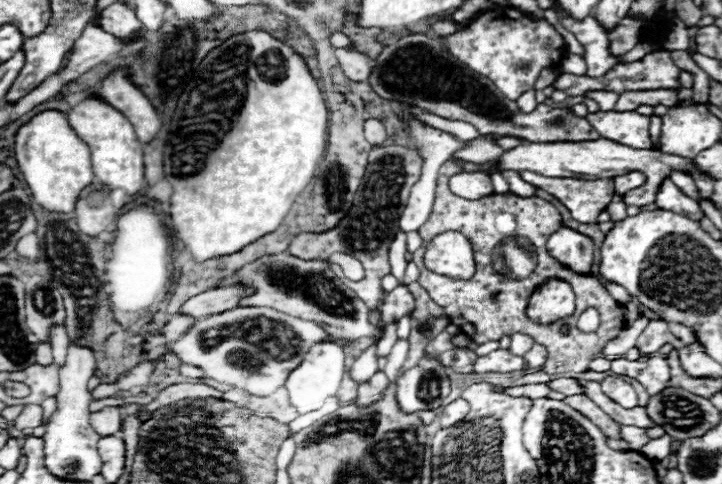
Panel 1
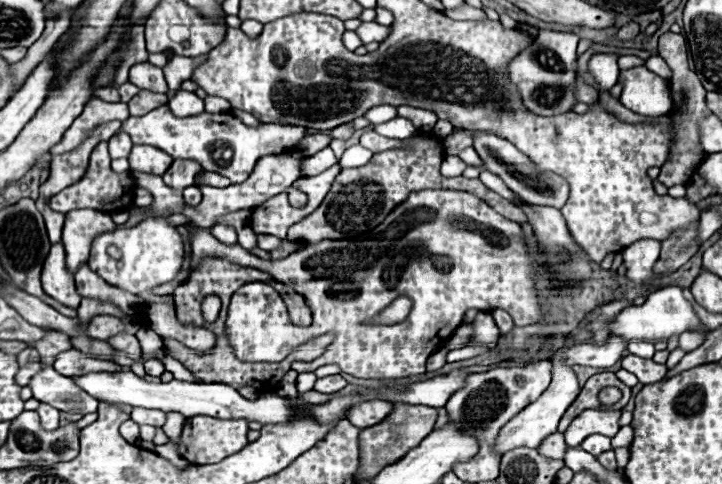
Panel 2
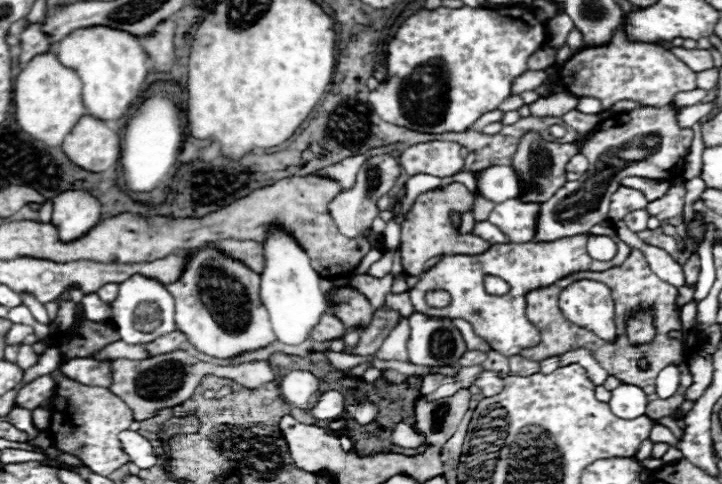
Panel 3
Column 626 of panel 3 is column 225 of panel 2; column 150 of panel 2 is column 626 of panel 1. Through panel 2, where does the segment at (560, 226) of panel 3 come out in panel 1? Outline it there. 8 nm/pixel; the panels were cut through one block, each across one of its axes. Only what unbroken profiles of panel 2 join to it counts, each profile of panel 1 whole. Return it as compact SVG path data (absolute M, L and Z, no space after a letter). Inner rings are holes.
M634 110L630 112L594 112L588 114L586 120L592 124L592 128L606 140L636 148L636 150L652 150L652 138L650 138L650 118L642 116Z

